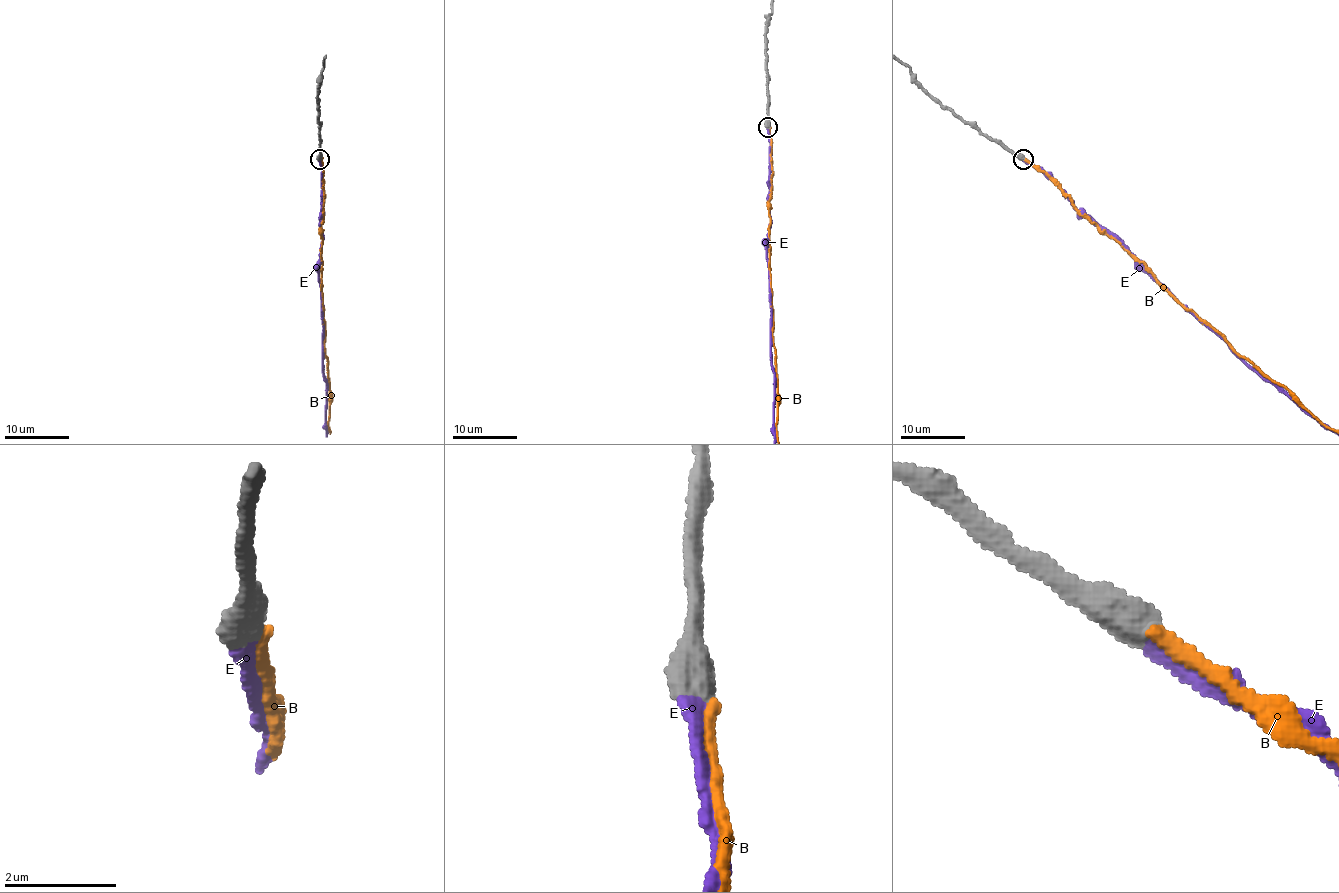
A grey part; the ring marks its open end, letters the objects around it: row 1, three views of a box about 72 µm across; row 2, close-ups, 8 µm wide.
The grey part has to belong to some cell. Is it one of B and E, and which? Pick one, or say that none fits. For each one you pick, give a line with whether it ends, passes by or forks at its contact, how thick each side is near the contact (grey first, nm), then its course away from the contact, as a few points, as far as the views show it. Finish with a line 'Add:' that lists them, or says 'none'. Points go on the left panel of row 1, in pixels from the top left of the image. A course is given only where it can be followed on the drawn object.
E: it ends; calibres 600 and 280 nm
Add: E

